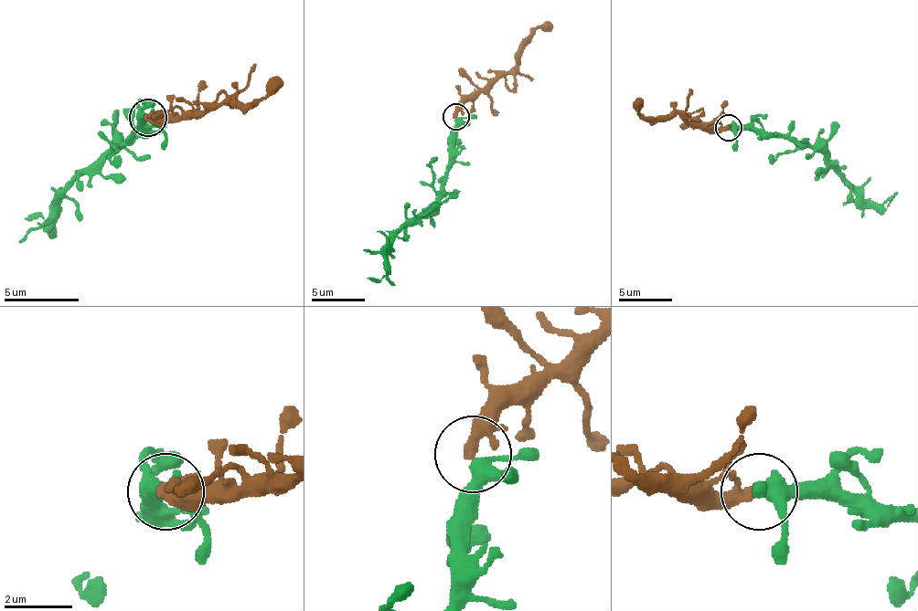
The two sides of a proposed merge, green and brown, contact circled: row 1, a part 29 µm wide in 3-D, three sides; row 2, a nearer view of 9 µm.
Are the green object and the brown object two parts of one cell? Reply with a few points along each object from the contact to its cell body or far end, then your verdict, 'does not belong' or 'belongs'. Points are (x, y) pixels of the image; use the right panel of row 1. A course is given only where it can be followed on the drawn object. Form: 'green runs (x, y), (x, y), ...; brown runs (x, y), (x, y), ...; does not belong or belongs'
green runs (730, 127), (781, 132), (816, 145), (845, 180), (867, 199), (882, 205), (891, 199); brown runs (728, 127), (703, 130), (677, 116), (645, 119), (636, 98); belongs

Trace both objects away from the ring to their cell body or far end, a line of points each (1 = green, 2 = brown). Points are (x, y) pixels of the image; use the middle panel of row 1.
1: (456, 118), (451, 169), (440, 195), (398, 233), (387, 255), (387, 270), (381, 279), (368, 279)
2: (456, 116), (470, 100), (485, 91), (517, 65), (517, 48), (531, 33), (549, 25)

